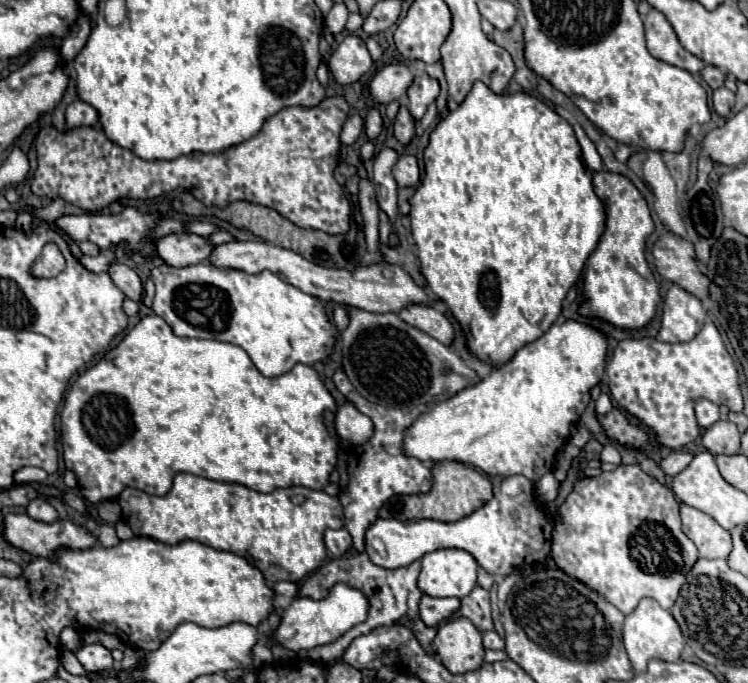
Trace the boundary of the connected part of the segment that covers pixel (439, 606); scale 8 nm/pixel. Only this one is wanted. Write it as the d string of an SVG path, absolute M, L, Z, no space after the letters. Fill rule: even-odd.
M423 595L421 603L419 603L419 615L421 615L421 621L425 623L425 627L435 627L443 619L451 617L459 607L461 607L461 601L455 597L447 599L447 597Z

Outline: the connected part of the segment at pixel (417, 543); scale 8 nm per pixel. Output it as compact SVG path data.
M513 475L501 481L493 489L493 499L489 499L483 507L473 511L471 515L455 521L455 523L443 523L443 521L433 521L433 519L419 519L411 523L403 523L397 519L377 519L375 523L369 525L365 533L365 543L367 543L367 555L369 559L385 569L397 569L405 567L417 559L421 559L427 553L433 553L437 549L465 549L475 557L475 561L491 575L495 577L507 577L515 569L527 569L531 565L545 563L549 553L551 553L551 531L553 531L553 519L543 513L539 503L535 501L533 495L533 483L521 475Z

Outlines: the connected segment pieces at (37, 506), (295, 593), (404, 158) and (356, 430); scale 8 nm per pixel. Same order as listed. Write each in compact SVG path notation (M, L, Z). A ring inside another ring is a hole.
M37 497L27 505L27 515L35 521L43 521L43 523L53 523L57 521L57 511L53 505L49 505L45 499Z
M277 581L273 585L275 593L279 595L285 595L285 597L291 597L291 599L297 599L299 597L299 585L297 583L291 583L291 581Z
M401 155L397 165L393 167L393 175L399 187L419 185L419 165L413 155Z
M345 403L335 413L335 431L341 441L347 441L351 445L363 445L373 433L373 423L351 403Z

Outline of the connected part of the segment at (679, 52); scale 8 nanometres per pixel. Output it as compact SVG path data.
M649 11L649 15L643 19L645 23L645 39L647 39L647 49L653 57L671 63L675 67L687 69L689 73L701 73L703 61L689 53L677 39L673 27L665 19L663 13L659 11Z

